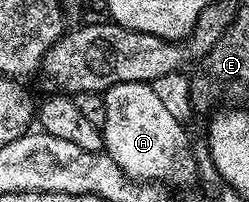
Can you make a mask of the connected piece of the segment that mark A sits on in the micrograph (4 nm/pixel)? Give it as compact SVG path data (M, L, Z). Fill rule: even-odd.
M119 82L110 87L109 90L103 91L104 103L106 104L106 120L102 127L104 135L104 150L114 160L114 164L118 164L118 168L122 168L122 172L126 172L130 178L137 180L147 180L153 184L165 184L169 182L172 186L184 186L193 177L197 177L198 171L196 169L196 159L194 157L193 143L188 143L188 134L186 131L185 123L174 120L174 116L170 116L170 111L167 110L162 104L162 100L158 100L158 92L154 92L151 84L146 82Z

